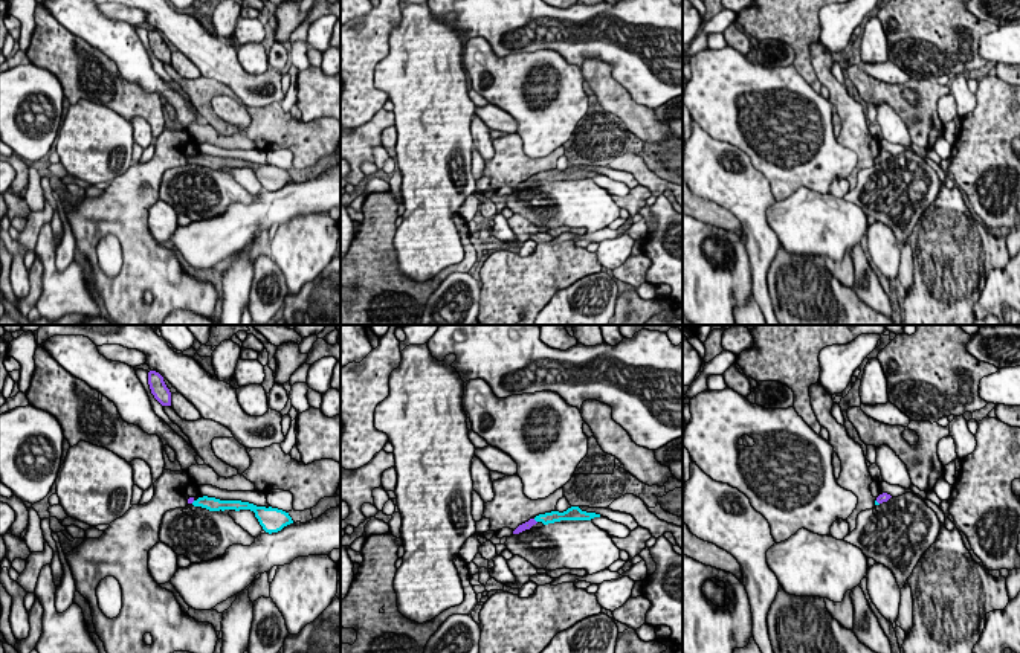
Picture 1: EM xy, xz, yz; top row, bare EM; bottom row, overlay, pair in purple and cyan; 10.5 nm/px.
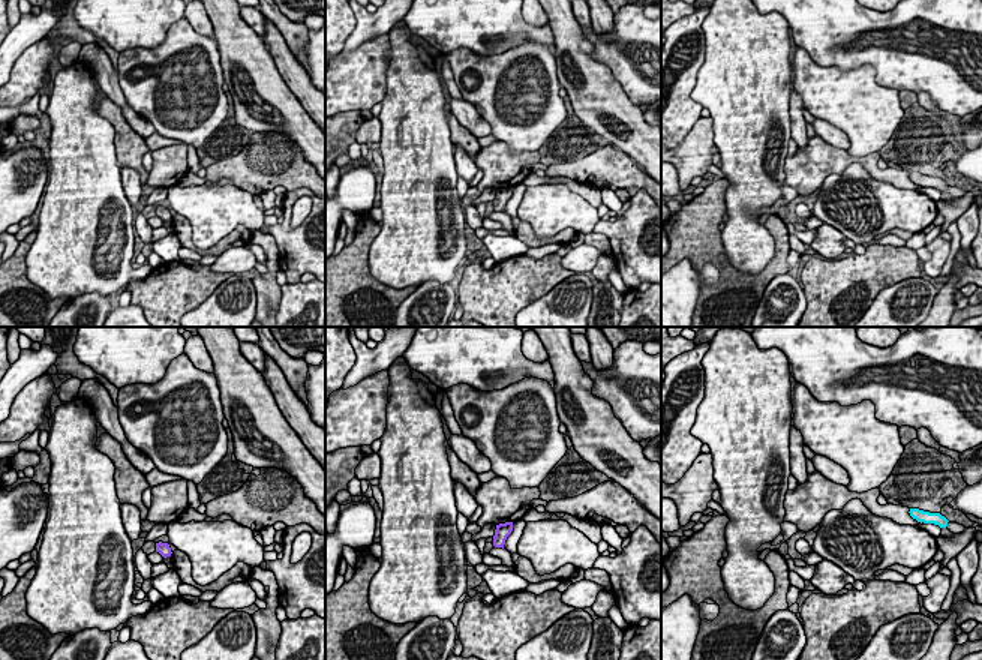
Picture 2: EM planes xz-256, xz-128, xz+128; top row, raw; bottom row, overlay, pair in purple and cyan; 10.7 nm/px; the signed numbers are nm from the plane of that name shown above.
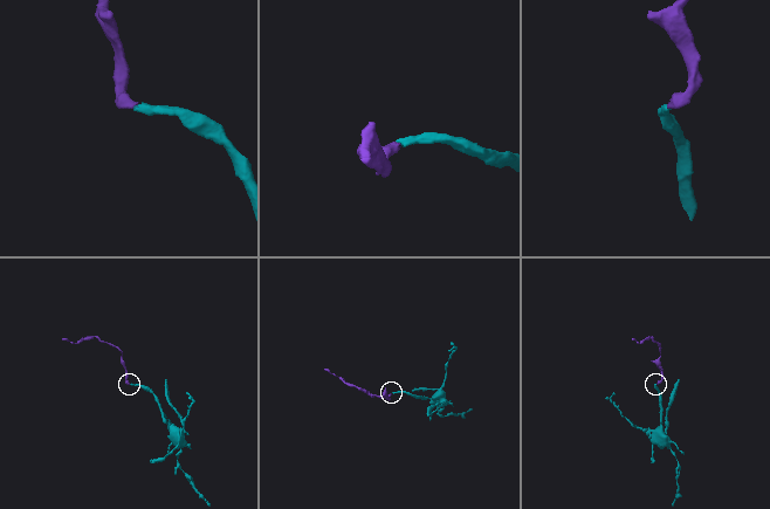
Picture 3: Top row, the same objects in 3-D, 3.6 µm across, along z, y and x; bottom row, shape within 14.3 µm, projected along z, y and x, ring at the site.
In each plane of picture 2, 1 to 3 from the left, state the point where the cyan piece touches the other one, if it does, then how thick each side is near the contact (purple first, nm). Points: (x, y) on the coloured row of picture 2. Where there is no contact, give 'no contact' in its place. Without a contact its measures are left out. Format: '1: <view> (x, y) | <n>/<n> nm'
1: no contact
2: no contact
3: no contact

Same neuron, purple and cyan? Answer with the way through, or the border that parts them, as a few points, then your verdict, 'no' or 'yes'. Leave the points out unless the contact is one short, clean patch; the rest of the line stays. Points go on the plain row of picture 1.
way xz (527, 183), (535, 179), (555, 174); yes

